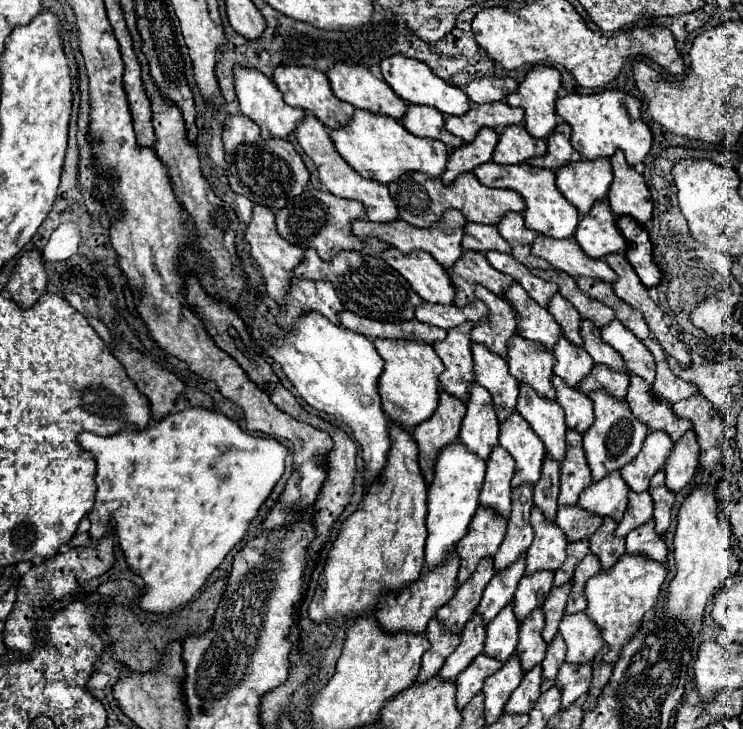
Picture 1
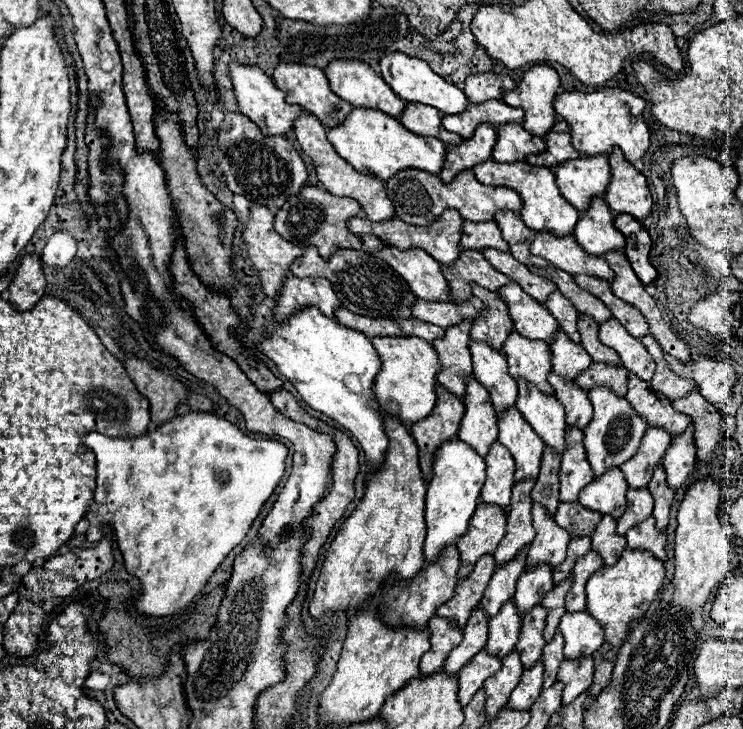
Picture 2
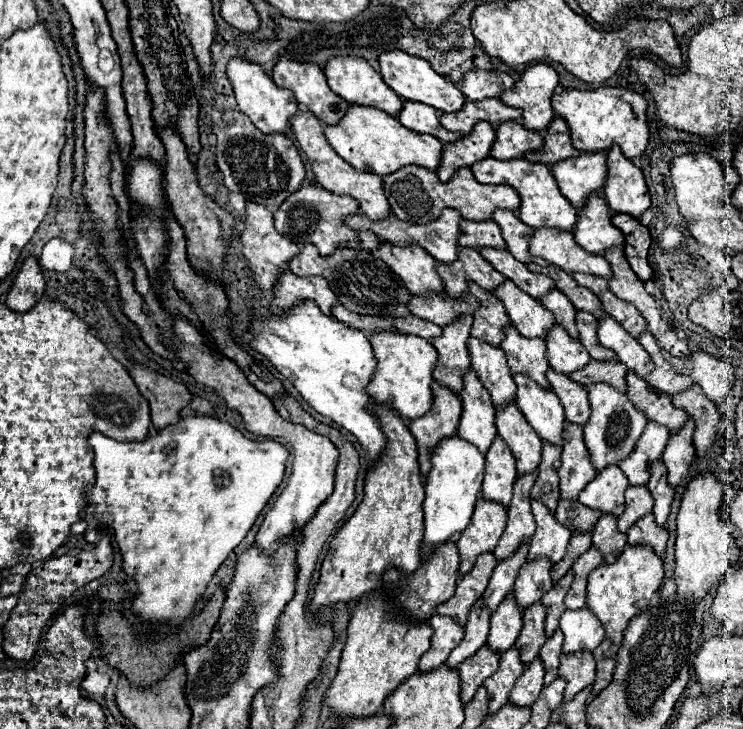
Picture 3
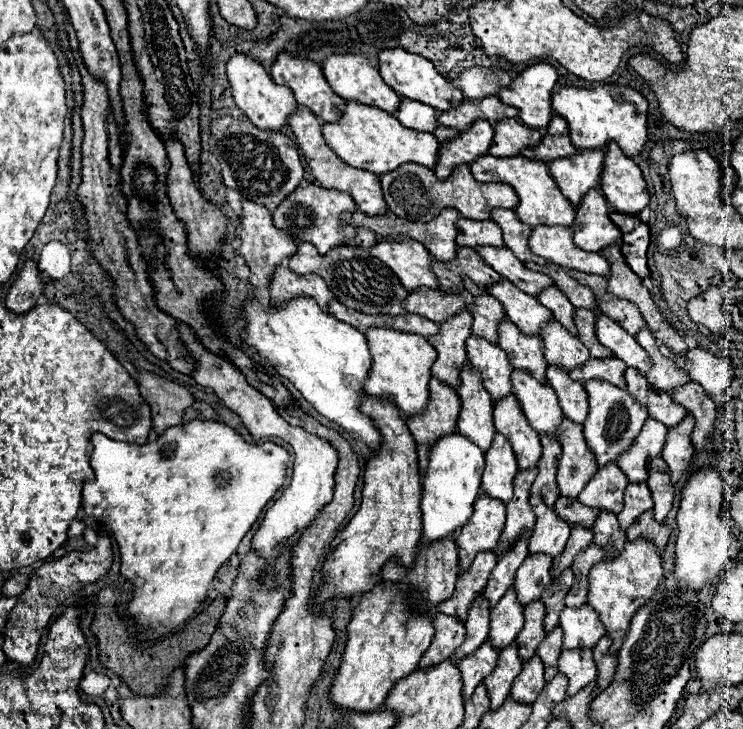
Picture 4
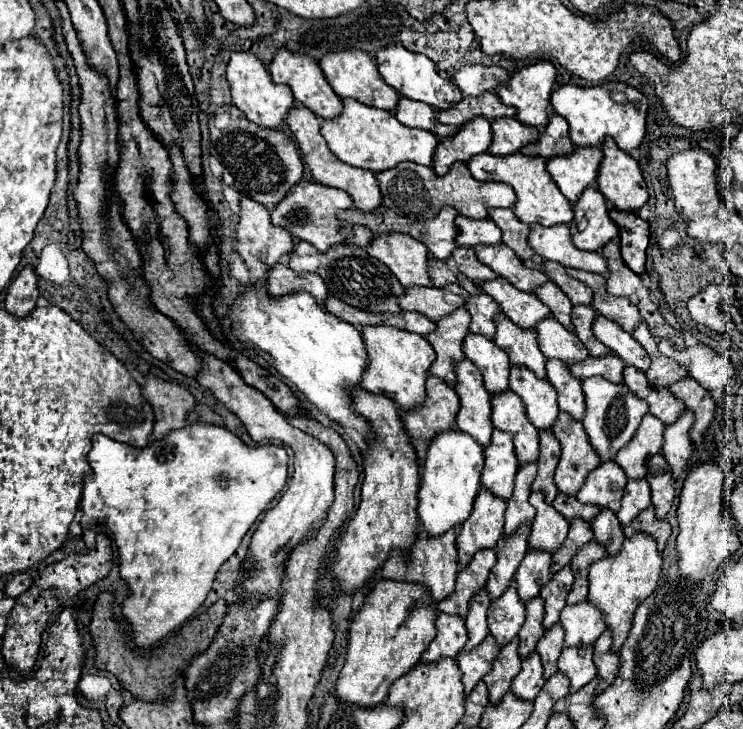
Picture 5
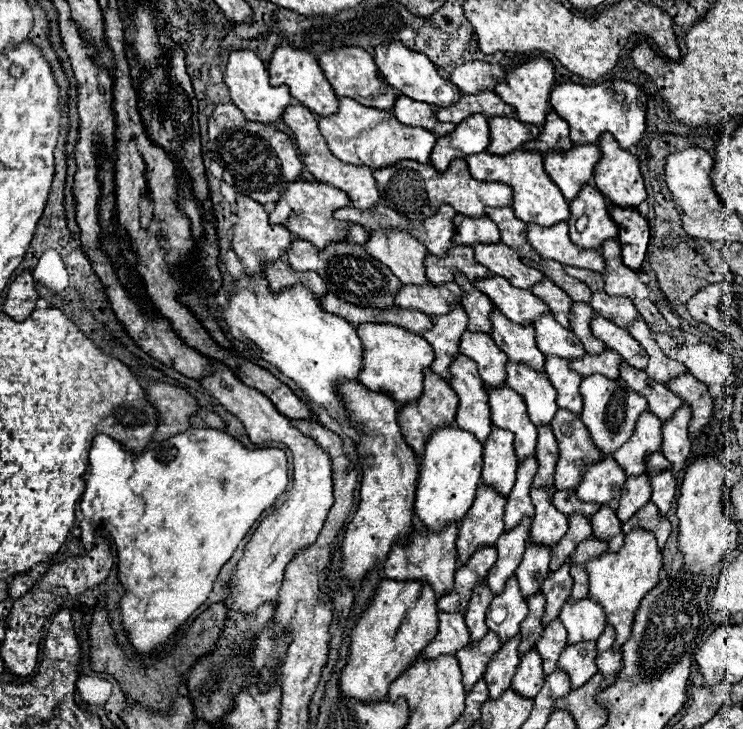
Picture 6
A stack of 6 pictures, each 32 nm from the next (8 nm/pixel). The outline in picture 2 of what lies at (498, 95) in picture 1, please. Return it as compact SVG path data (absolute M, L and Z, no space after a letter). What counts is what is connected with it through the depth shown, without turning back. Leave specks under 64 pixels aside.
M494 72L486 74L474 74L468 76L464 84L464 94L468 96L470 102L486 102L486 100L502 100L506 88L502 80Z

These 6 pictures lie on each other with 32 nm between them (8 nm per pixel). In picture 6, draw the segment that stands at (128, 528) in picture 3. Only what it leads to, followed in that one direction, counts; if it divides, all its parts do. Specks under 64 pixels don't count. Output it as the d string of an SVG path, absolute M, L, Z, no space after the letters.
M188 428L182 434L174 434L170 436L166 442L158 442L154 448L144 450L140 456L126 450L120 442L112 440L110 436L98 434L95 436L90 450L90 470L86 474L86 490L82 494L80 500L80 510L84 514L84 520L80 522L82 528L82 540L86 542L86 538L90 538L90 526L94 528L106 528L108 534L112 536L114 544L116 544L116 552L118 552L118 578L126 588L126 594L120 600L120 618L122 624L126 626L128 638L132 642L132 646L136 648L138 654L156 654L158 650L164 648L164 644L168 644L168 640L172 640L174 632L206 602L214 580L220 572L220 568L228 562L228 558L234 554L234 550L238 548L238 544L242 542L242 538L248 534L248 530L252 528L254 522L258 522L258 518L270 510L274 506L274 502L278 500L280 494L286 492L288 486L288 458L284 454L284 450L280 448L258 448L258 450L248 450L242 446L240 440L236 440L234 436L230 436L226 430L216 430L216 428Z

